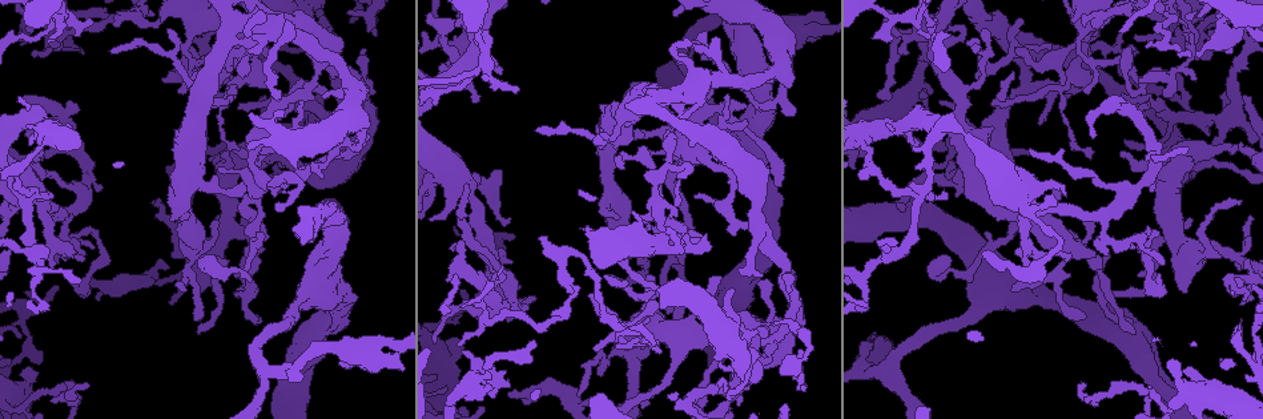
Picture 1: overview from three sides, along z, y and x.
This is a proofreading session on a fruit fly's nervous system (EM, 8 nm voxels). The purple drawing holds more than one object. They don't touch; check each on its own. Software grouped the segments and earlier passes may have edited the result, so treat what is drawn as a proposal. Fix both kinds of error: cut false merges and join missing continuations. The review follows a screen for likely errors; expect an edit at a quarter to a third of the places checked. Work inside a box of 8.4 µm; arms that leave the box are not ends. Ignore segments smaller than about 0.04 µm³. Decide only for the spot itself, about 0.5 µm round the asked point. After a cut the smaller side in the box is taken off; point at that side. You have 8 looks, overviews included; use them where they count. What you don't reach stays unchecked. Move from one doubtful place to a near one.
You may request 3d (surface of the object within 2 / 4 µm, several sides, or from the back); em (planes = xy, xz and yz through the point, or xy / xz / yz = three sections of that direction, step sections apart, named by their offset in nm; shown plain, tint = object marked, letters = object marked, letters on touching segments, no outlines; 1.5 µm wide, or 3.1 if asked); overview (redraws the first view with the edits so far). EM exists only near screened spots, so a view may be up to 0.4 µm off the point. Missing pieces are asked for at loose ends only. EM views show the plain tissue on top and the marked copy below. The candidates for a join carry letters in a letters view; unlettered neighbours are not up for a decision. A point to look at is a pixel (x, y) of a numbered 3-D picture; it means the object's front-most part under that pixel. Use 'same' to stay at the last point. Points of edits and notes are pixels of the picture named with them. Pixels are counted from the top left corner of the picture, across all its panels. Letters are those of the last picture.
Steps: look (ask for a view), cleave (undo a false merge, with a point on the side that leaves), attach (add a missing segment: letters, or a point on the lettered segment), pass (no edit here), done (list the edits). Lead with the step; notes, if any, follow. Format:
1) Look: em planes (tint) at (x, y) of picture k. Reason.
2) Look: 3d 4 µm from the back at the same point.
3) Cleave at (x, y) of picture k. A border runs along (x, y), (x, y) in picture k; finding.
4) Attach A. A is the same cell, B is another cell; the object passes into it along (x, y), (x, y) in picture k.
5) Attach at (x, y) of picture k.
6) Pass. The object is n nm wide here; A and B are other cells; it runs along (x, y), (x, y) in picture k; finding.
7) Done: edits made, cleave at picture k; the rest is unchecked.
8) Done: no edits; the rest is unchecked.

Look: em yz step 4 (letters) at (1235, 264) of picture 1.

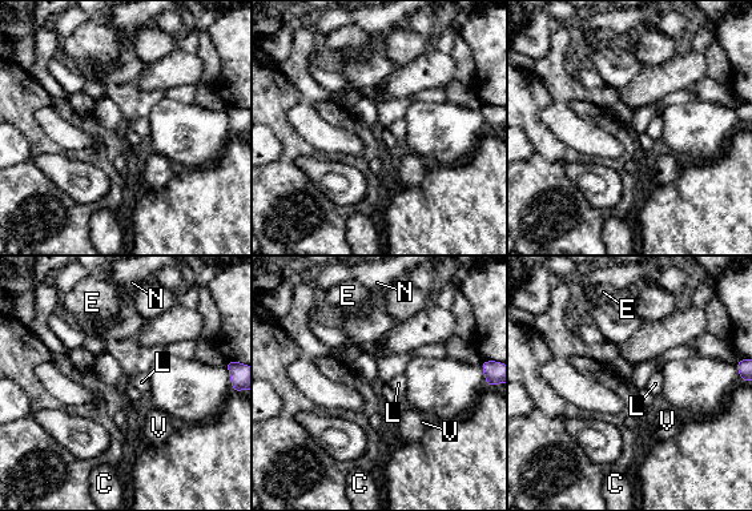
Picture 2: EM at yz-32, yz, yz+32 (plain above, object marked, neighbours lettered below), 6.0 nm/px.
Look: em xz step 4 (letters) at the same point. Another direction.

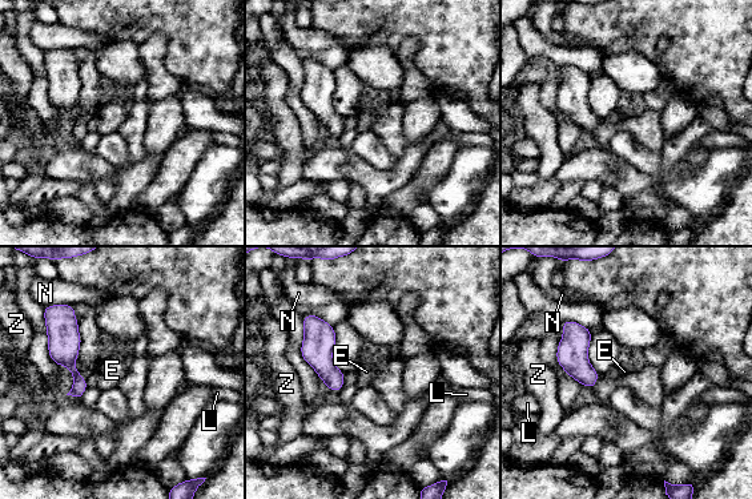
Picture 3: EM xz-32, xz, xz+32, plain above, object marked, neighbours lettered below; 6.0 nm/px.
Pass. The longest contact is with N, 120 nm; E, L, N and Z are other cells; none of them fits.

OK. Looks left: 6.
Look: em yz step 4 (tint) at (728, 289) of picture 1. Branch stops here.

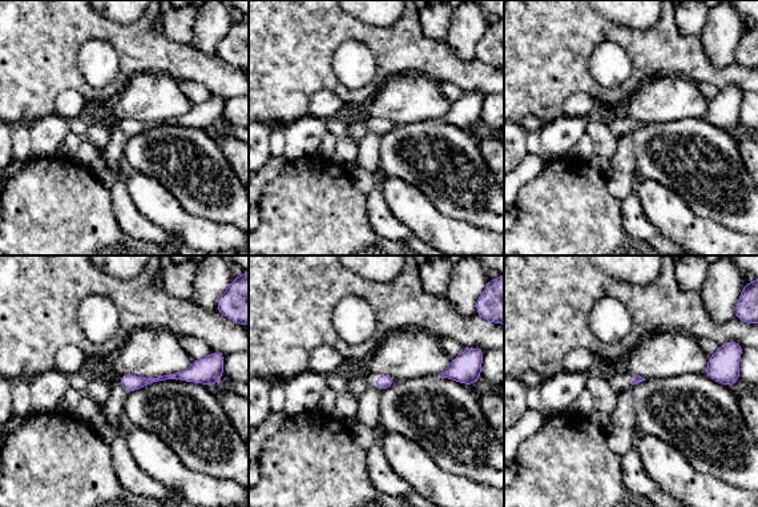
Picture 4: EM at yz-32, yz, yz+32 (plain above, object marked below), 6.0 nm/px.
Look: em planes (letters) at the same point. Cut it another way.

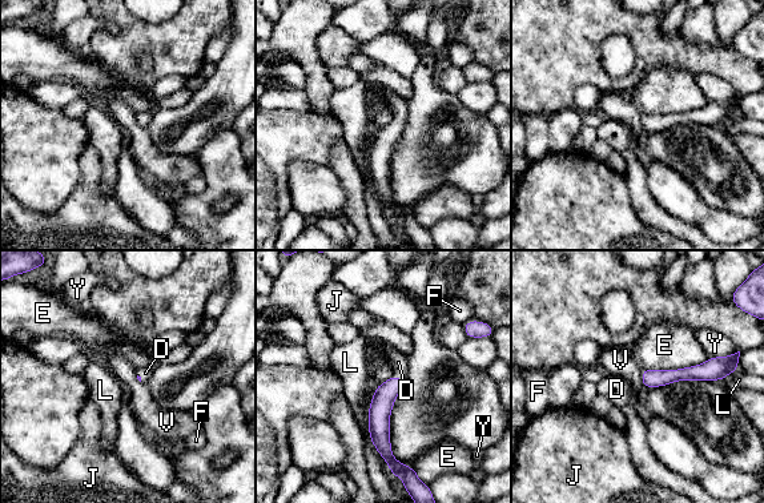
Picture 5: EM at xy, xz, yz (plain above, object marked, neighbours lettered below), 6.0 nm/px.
Attach D. D is the same cell, E, F, J, L, V and Y are other cells; it goes on there.

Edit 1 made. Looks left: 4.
Look: overview. Redraw.

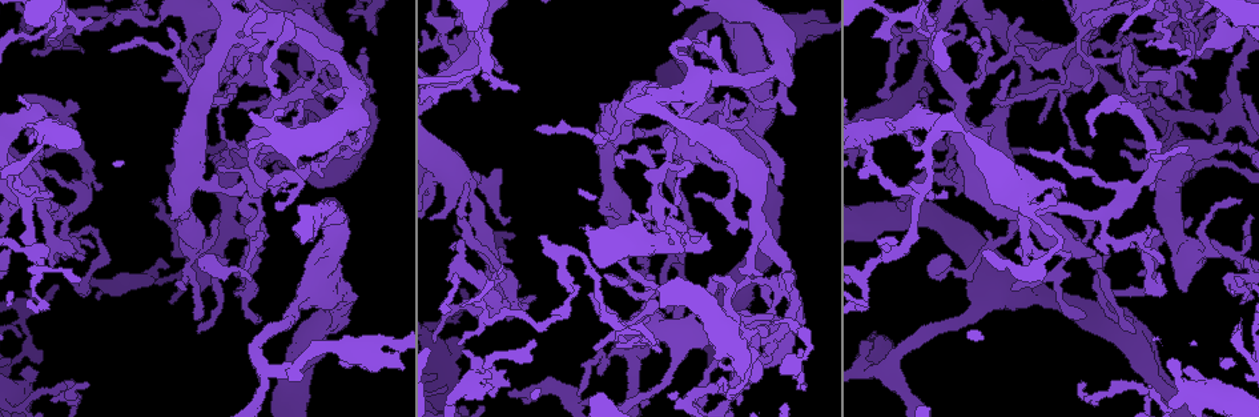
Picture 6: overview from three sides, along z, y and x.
Look: 3d 4 µm at (472, 380) of picture 6. Abrupt turn.

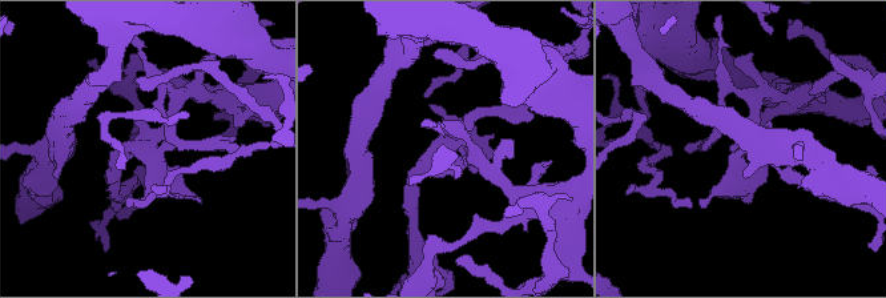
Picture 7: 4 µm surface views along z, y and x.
Look: em xy step 4 (tint) at (150, 151) of picture 7. Need the tissue.

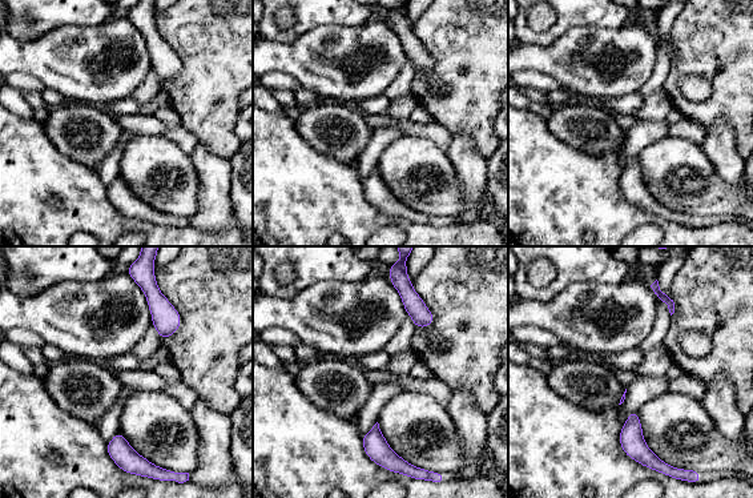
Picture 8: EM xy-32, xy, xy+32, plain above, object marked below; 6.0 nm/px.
Look: em planes (letters) at the same point. Cut it another way.

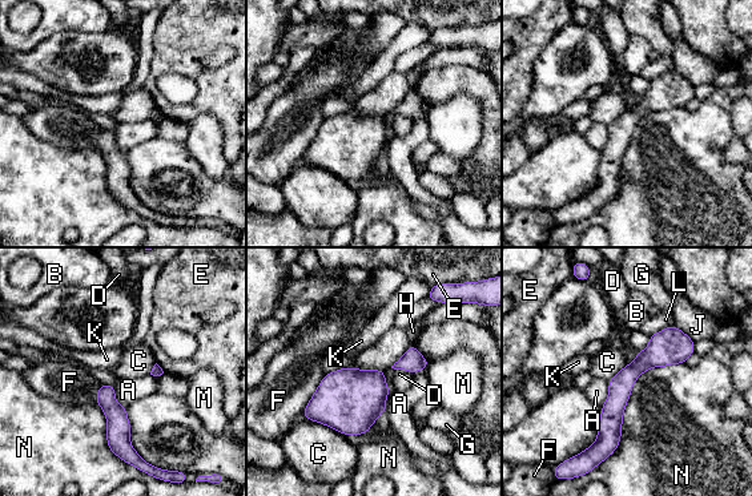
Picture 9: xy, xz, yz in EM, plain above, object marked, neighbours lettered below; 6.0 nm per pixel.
Pass. The object is 140 nm wide here; A, B, C, D, E, F, G, H, J, K, L, M and N are other cells; a border runs along (684, 362), (638, 378), (600, 463) in picture 9; continuous, no second cell.

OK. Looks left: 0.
Done: edits made, attach at picture 5; the rest is unchecked.

